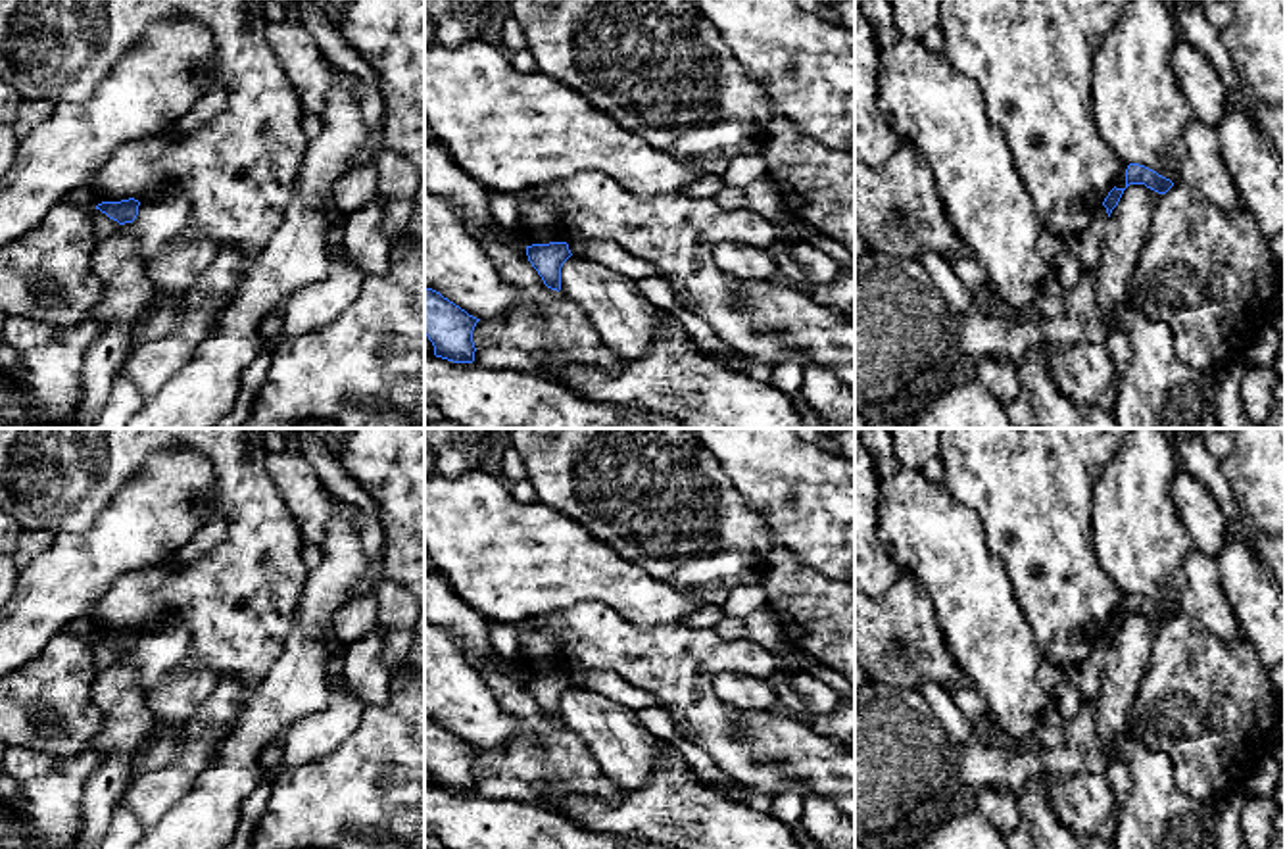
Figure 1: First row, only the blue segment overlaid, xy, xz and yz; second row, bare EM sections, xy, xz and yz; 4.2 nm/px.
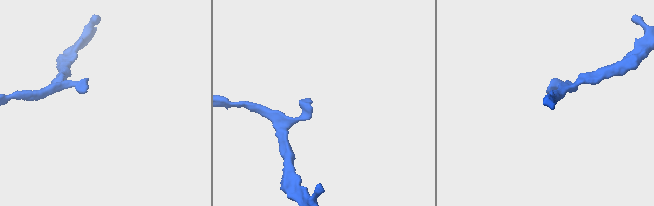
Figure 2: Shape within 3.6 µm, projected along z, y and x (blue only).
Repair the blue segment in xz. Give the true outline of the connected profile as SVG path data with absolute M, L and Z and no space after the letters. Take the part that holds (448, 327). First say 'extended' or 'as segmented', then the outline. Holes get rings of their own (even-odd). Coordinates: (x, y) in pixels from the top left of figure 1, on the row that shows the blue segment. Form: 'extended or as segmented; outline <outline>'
as segmented; outline M424 286L424 334L434 346L434 355L453 363L474 361L473 330L480 319Z

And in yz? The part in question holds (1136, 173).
as segmented; outline M1129 163L1126 169L1126 188L1129 184L1145 184L1158 194L1166 194L1174 186L1170 179L1139 163Z

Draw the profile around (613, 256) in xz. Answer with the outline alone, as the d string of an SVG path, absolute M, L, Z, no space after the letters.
M570 240L567 244L574 257L603 263L636 282L647 277L663 277L655 265L634 257L611 240Z

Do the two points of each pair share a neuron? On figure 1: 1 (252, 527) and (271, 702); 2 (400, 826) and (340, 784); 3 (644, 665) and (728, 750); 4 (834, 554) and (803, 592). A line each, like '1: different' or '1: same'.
1: different
2: different
3: same
4: different

